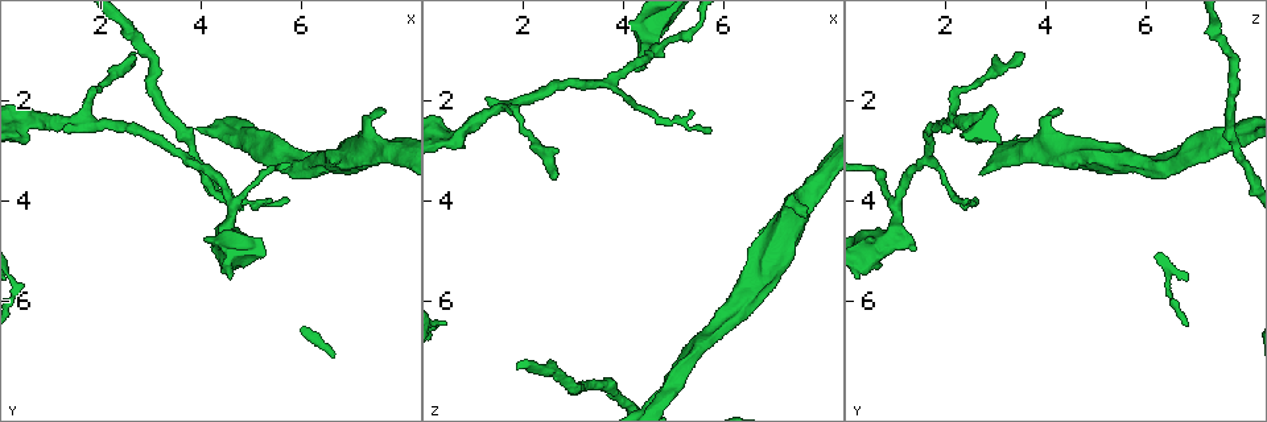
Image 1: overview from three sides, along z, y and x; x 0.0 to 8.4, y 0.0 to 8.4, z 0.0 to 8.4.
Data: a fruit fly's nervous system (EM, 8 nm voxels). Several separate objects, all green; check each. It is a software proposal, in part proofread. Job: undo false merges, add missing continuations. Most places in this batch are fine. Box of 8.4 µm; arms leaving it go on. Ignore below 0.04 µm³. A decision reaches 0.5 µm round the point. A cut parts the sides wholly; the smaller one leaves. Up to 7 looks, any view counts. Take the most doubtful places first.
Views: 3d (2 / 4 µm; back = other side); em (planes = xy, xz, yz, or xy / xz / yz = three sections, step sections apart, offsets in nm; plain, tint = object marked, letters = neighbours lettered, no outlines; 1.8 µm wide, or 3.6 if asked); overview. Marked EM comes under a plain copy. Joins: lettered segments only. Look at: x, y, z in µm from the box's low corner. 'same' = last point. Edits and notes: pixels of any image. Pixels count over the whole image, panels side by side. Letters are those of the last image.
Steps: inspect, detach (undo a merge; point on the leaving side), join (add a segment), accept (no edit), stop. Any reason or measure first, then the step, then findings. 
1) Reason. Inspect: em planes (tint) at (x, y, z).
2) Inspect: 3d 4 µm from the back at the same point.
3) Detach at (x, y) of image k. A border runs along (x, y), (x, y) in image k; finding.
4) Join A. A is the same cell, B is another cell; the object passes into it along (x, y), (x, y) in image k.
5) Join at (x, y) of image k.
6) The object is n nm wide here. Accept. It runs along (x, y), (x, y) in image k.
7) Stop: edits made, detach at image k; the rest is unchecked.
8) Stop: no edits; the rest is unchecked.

An open end. Inspect: 3d 2 µm at (5.05, 3.20, 7.25).

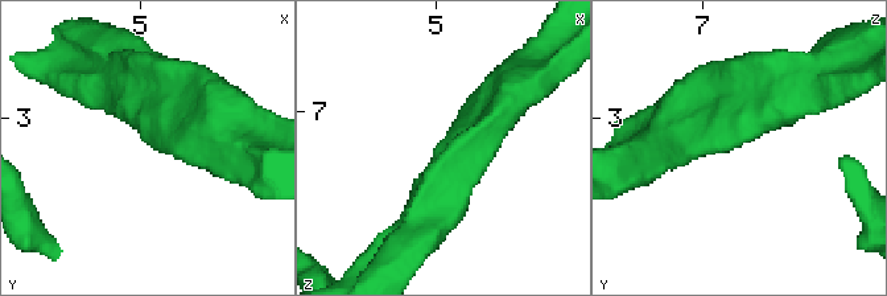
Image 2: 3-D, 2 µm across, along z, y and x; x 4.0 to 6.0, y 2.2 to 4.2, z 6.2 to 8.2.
Inspect: em xz step 8 (letters) at (5.08, 3.18, 7.28).

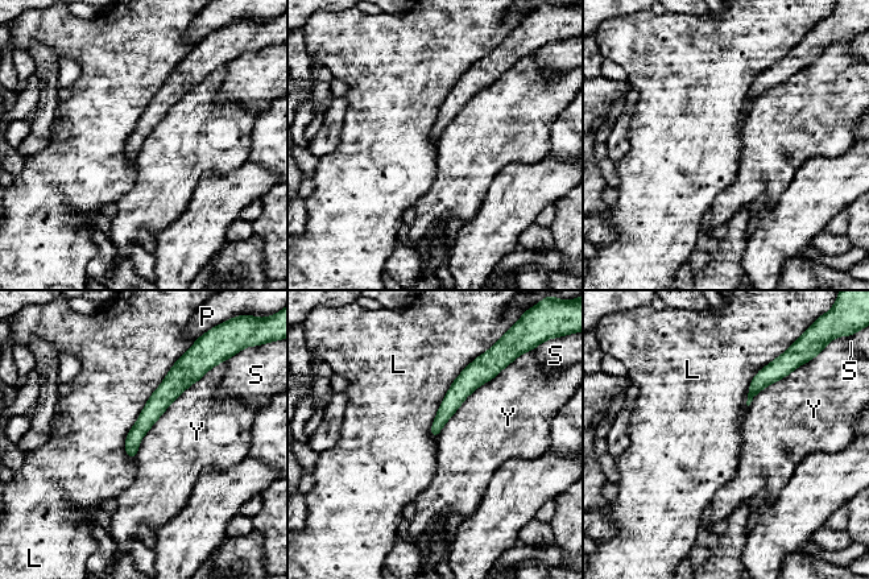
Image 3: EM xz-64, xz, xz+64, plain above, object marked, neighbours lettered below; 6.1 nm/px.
The longest contact is with L, 700 nm. Accept. L, P, S and Y are other cells; a border runs along (181, 356), (127, 434), (128, 458) in image 3; no lettered segment goes on from it.

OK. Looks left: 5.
Three-way junction. Inspect: em planes (letters) at (4.60, 4.10, 1.00).

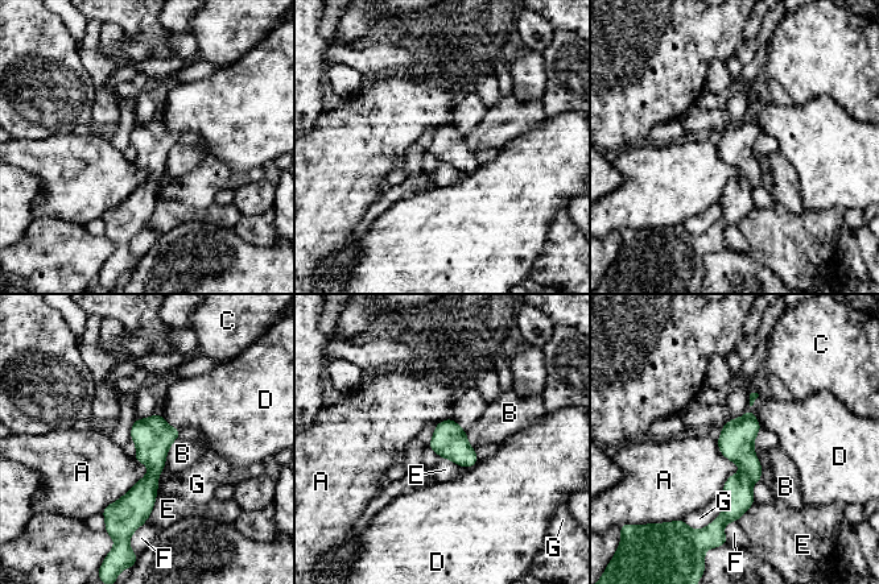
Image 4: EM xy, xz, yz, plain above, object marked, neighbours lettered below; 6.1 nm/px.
The object is 220 nm wide here. Accept. A, B, C, D, E, F and G are other cells; it runs along (750, 415), (745, 479), (723, 520) in image 4; all the same neuron.

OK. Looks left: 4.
An open end. Inspect: em planes (letters) at (7.65, 2.25, 4.25).

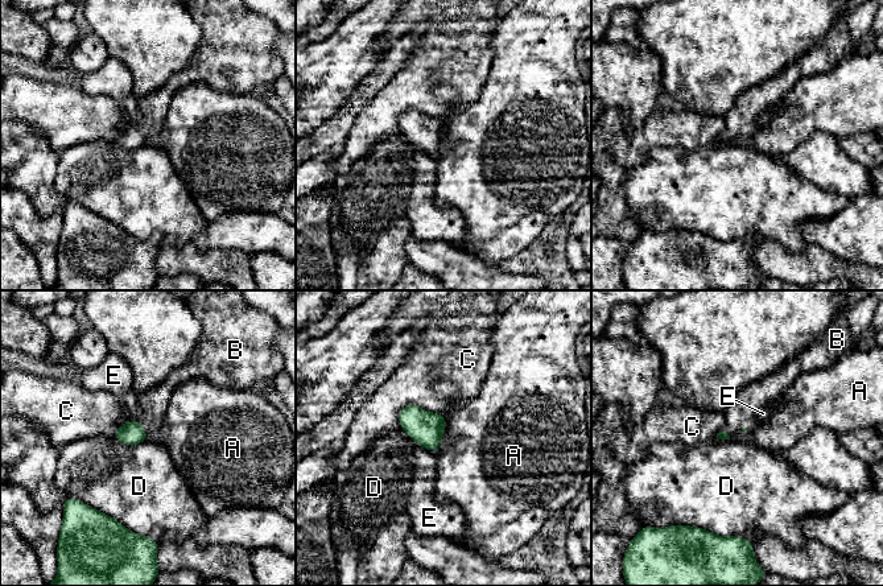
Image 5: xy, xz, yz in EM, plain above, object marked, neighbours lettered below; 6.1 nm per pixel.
The longest contact is with D, 300 nm. Join B. B is the same cell, A, C, D and E are other cells; it goes on there.

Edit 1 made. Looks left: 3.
Stop: edits made, join at image 5; the rest is unchecked.

